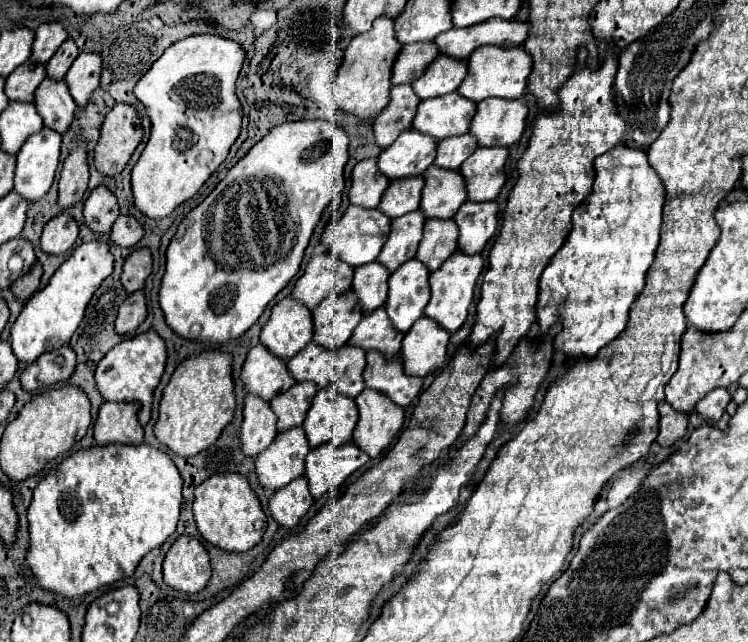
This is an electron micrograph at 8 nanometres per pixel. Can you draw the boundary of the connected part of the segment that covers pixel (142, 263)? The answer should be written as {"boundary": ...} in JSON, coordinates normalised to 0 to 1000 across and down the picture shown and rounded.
{"boundary":[[[179,388],[179,394],[168,403],[163,422],[163,444],[171,456],[179,456],[193,447],[193,438],[203,425],[203,397],[201,388]]]}

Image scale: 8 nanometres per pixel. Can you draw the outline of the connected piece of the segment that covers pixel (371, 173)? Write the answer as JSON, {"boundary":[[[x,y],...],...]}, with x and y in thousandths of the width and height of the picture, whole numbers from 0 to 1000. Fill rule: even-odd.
{"boundary":[[[503,245],[484,248],[471,266],[471,291],[468,291],[468,316],[487,322],[505,322],[511,301],[519,291],[516,273],[511,273],[503,260]]]}

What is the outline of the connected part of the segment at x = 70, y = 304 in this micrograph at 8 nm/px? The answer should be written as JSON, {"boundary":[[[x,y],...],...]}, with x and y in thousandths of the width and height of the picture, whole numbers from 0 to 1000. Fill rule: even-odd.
{"boundary":[[[131,369],[126,375],[104,382],[99,394],[75,419],[64,444],[48,453],[45,463],[40,463],[40,469],[35,469],[29,488],[19,500],[13,522],[19,553],[32,565],[43,565],[45,559],[51,559],[51,553],[88,537],[104,512],[104,503],[110,500],[112,481],[123,466],[126,453],[150,422],[152,400],[147,394],[144,375],[136,375],[136,369]]]}

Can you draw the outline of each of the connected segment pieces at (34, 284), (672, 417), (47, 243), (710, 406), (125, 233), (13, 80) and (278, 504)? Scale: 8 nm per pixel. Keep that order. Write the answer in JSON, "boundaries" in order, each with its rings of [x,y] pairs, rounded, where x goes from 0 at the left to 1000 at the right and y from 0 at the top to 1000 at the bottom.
{"boundaries":[[[[45,410],[40,416],[37,425],[32,425],[29,431],[24,431],[19,441],[16,441],[16,456],[27,466],[37,466],[53,444],[53,431],[56,431],[56,413],[53,410]]],[[[890,625],[880,631],[882,637],[882,678],[880,678],[880,690],[885,696],[896,696],[898,690],[904,690],[906,684],[914,681],[917,665],[920,665],[920,650],[901,640]]],[[[83,329],[80,335],[70,338],[56,360],[56,388],[67,397],[83,397],[91,391],[104,369],[104,347],[96,341],[91,329]]],[[[960,603],[960,606],[949,609],[949,615],[944,615],[944,621],[939,621],[933,628],[930,643],[939,646],[941,653],[957,659],[965,650],[965,643],[971,640],[971,631],[976,628],[976,621],[979,621],[976,609],[971,603]]],[[[160,335],[147,360],[147,372],[160,385],[179,385],[190,372],[190,350],[176,335]]],[[[43,92],[21,104],[8,123],[8,148],[16,157],[43,157],[48,136],[59,126],[61,104]]],[[[404,740],[393,746],[393,752],[385,752],[382,759],[366,765],[366,771],[361,774],[361,796],[377,821],[393,824],[401,805],[409,802],[417,783],[420,783],[420,774],[414,771],[412,749]]]]}

